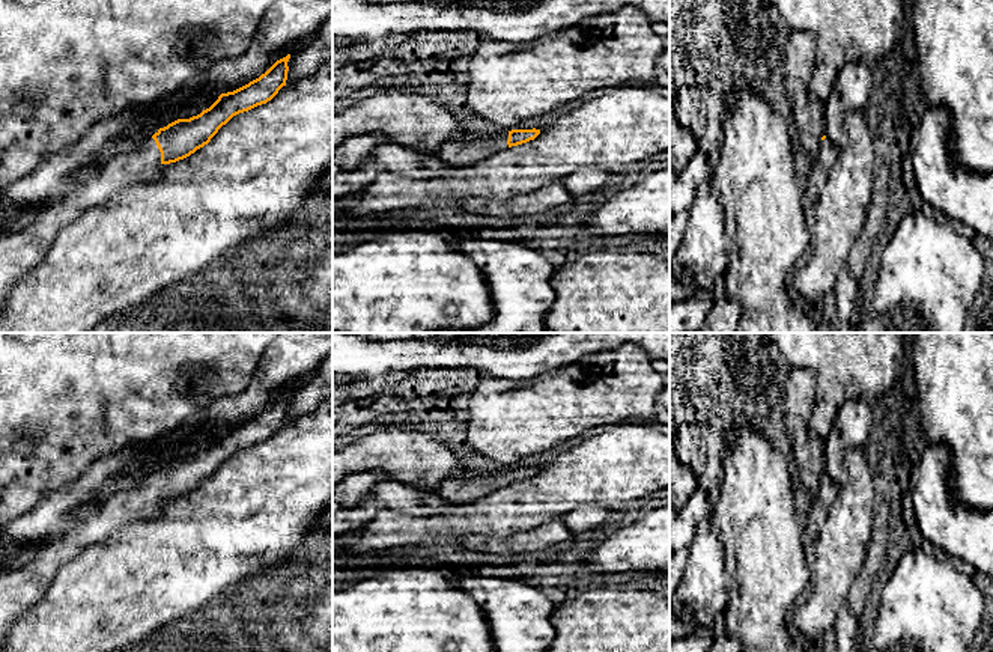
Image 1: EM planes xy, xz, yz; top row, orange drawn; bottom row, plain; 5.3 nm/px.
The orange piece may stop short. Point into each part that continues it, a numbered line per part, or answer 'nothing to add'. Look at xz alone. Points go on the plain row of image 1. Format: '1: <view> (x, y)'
1: xz (470, 487)

